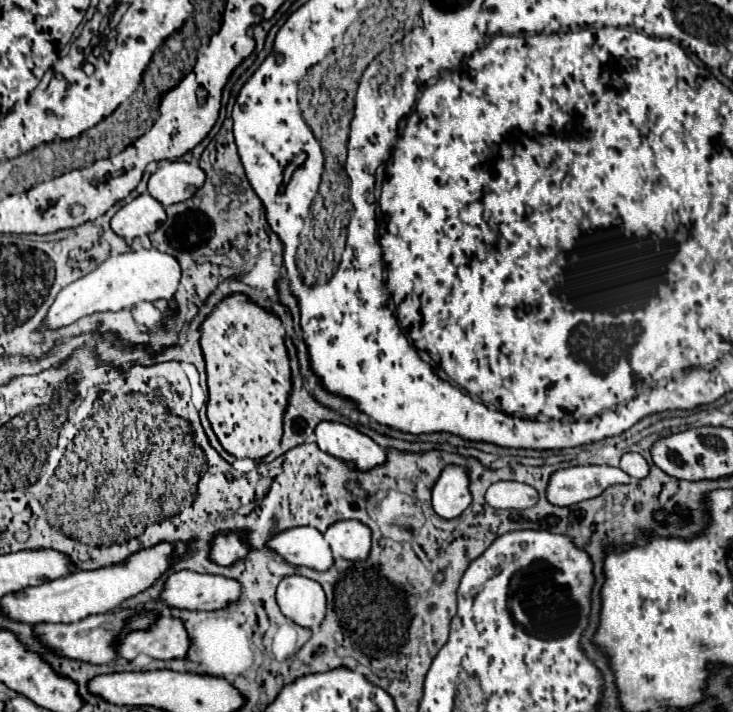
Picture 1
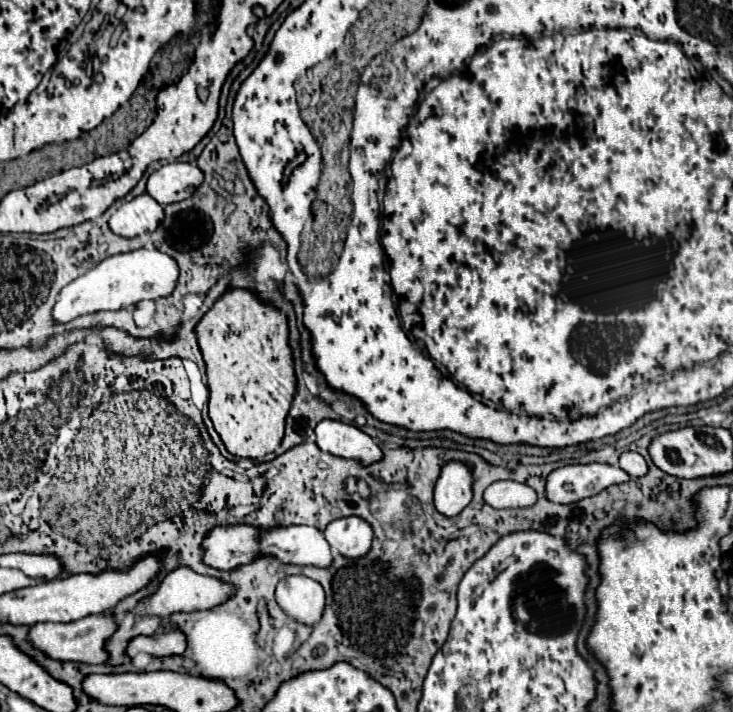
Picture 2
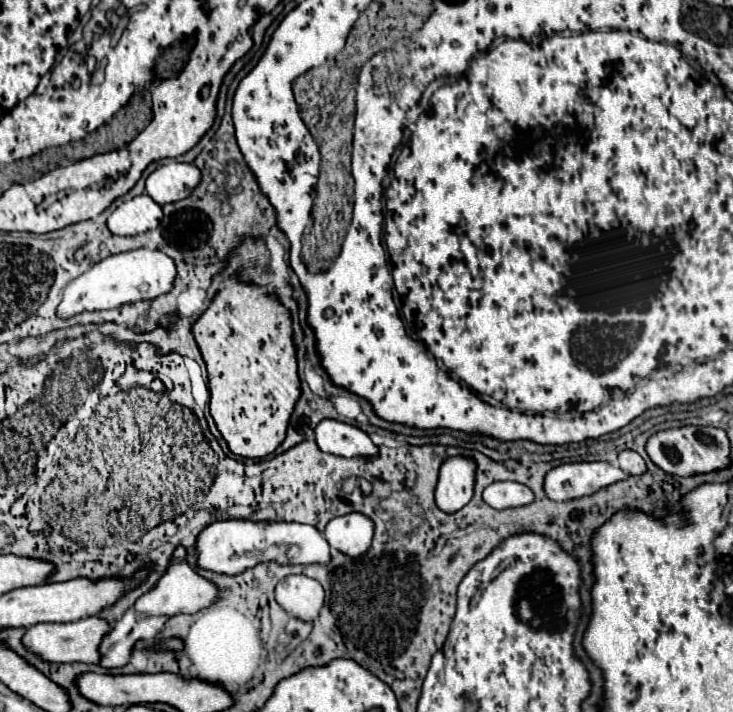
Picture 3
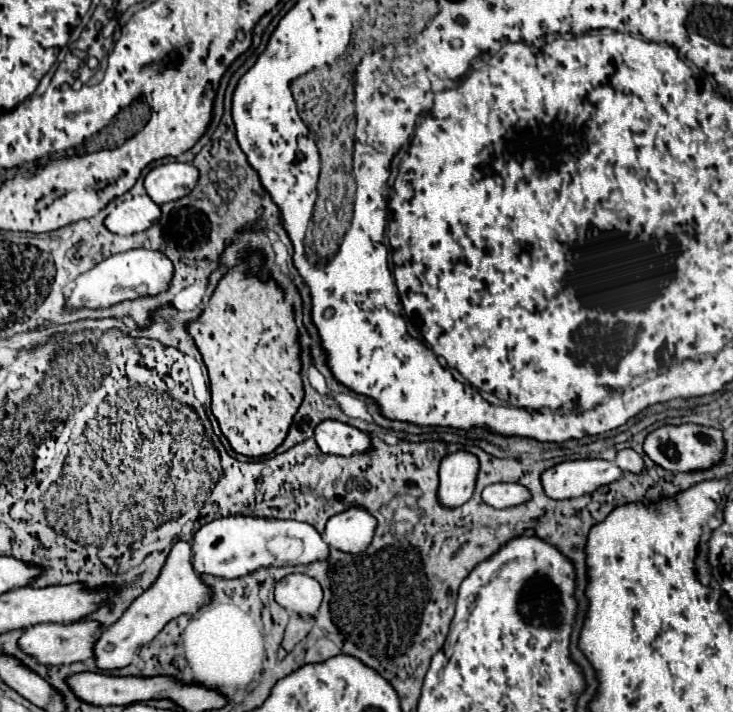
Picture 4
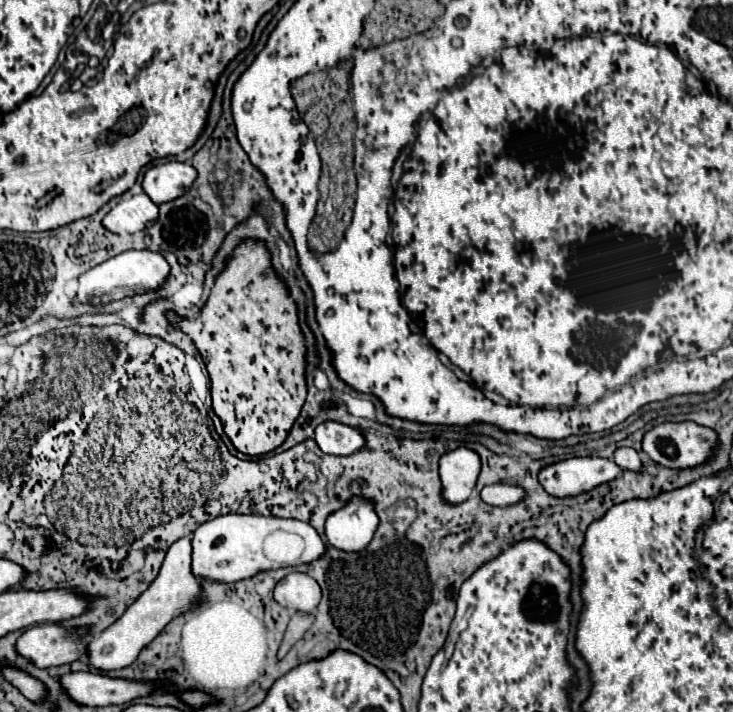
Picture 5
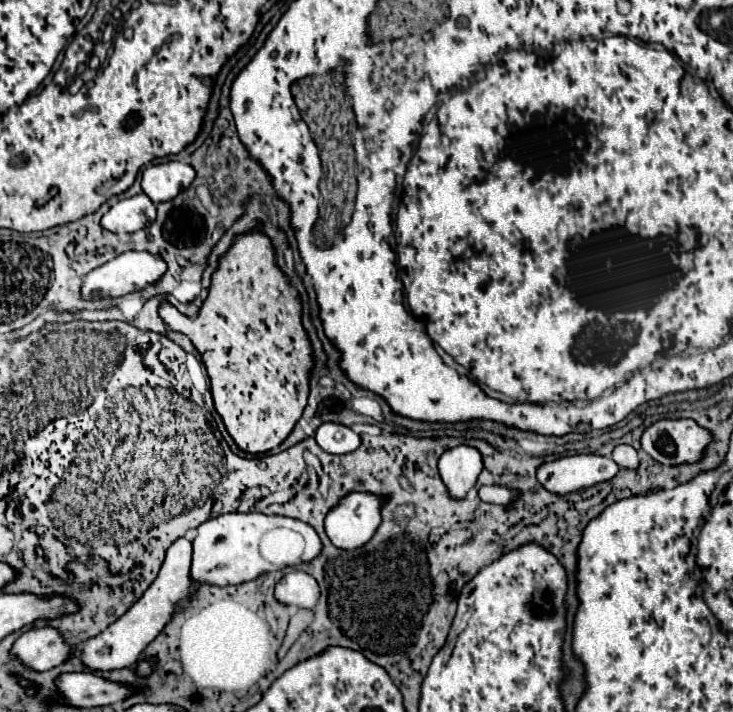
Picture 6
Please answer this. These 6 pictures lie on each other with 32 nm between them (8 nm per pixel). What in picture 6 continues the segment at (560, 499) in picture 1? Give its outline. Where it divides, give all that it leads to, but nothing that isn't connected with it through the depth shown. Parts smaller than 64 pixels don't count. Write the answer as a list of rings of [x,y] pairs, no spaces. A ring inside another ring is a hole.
[[[580,454],[554,462],[546,462],[538,468],[538,482],[552,494],[566,496],[580,488],[590,488],[604,480],[612,480],[620,472],[620,466],[606,456]]]

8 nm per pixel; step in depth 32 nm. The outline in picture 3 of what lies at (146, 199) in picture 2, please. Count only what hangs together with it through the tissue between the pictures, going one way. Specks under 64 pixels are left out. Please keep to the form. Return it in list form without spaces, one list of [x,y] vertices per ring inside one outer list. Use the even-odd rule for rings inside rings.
[[[140,194],[122,202],[108,218],[108,228],[118,236],[136,236],[154,230],[160,224],[162,208],[148,196]]]

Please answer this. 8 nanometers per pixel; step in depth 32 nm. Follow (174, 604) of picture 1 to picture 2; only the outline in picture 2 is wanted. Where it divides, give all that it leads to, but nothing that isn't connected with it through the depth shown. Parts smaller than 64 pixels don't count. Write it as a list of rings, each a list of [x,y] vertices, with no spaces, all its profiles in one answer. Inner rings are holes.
[[[176,568],[172,570],[160,584],[158,592],[152,594],[150,598],[142,600],[134,610],[130,610],[124,620],[120,620],[120,628],[114,632],[114,636],[108,640],[106,648],[110,650],[110,662],[108,664],[120,664],[126,656],[124,656],[124,648],[128,644],[130,638],[138,636],[138,634],[154,634],[158,630],[158,626],[162,624],[164,618],[168,618],[172,612],[196,612],[196,610],[210,610],[216,608],[220,604],[224,604],[224,600],[230,600],[234,596],[234,586],[214,578],[214,576],[202,576],[196,574],[190,568]]]

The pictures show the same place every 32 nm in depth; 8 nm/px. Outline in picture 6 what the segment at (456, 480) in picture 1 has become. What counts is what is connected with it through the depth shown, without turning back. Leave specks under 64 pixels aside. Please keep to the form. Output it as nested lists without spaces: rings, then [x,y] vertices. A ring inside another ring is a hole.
[[[456,446],[440,456],[438,468],[450,498],[462,500],[478,480],[482,470],[482,456],[476,448]]]

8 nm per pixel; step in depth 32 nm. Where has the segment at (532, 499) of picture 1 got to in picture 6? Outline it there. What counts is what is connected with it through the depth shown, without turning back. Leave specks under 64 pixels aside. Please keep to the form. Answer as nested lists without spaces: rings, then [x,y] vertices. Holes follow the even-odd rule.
[[[482,486],[478,490],[478,496],[488,502],[488,504],[498,504],[498,506],[508,506],[510,502],[518,500],[520,498],[520,492],[516,492],[514,488],[508,488],[508,486]]]

